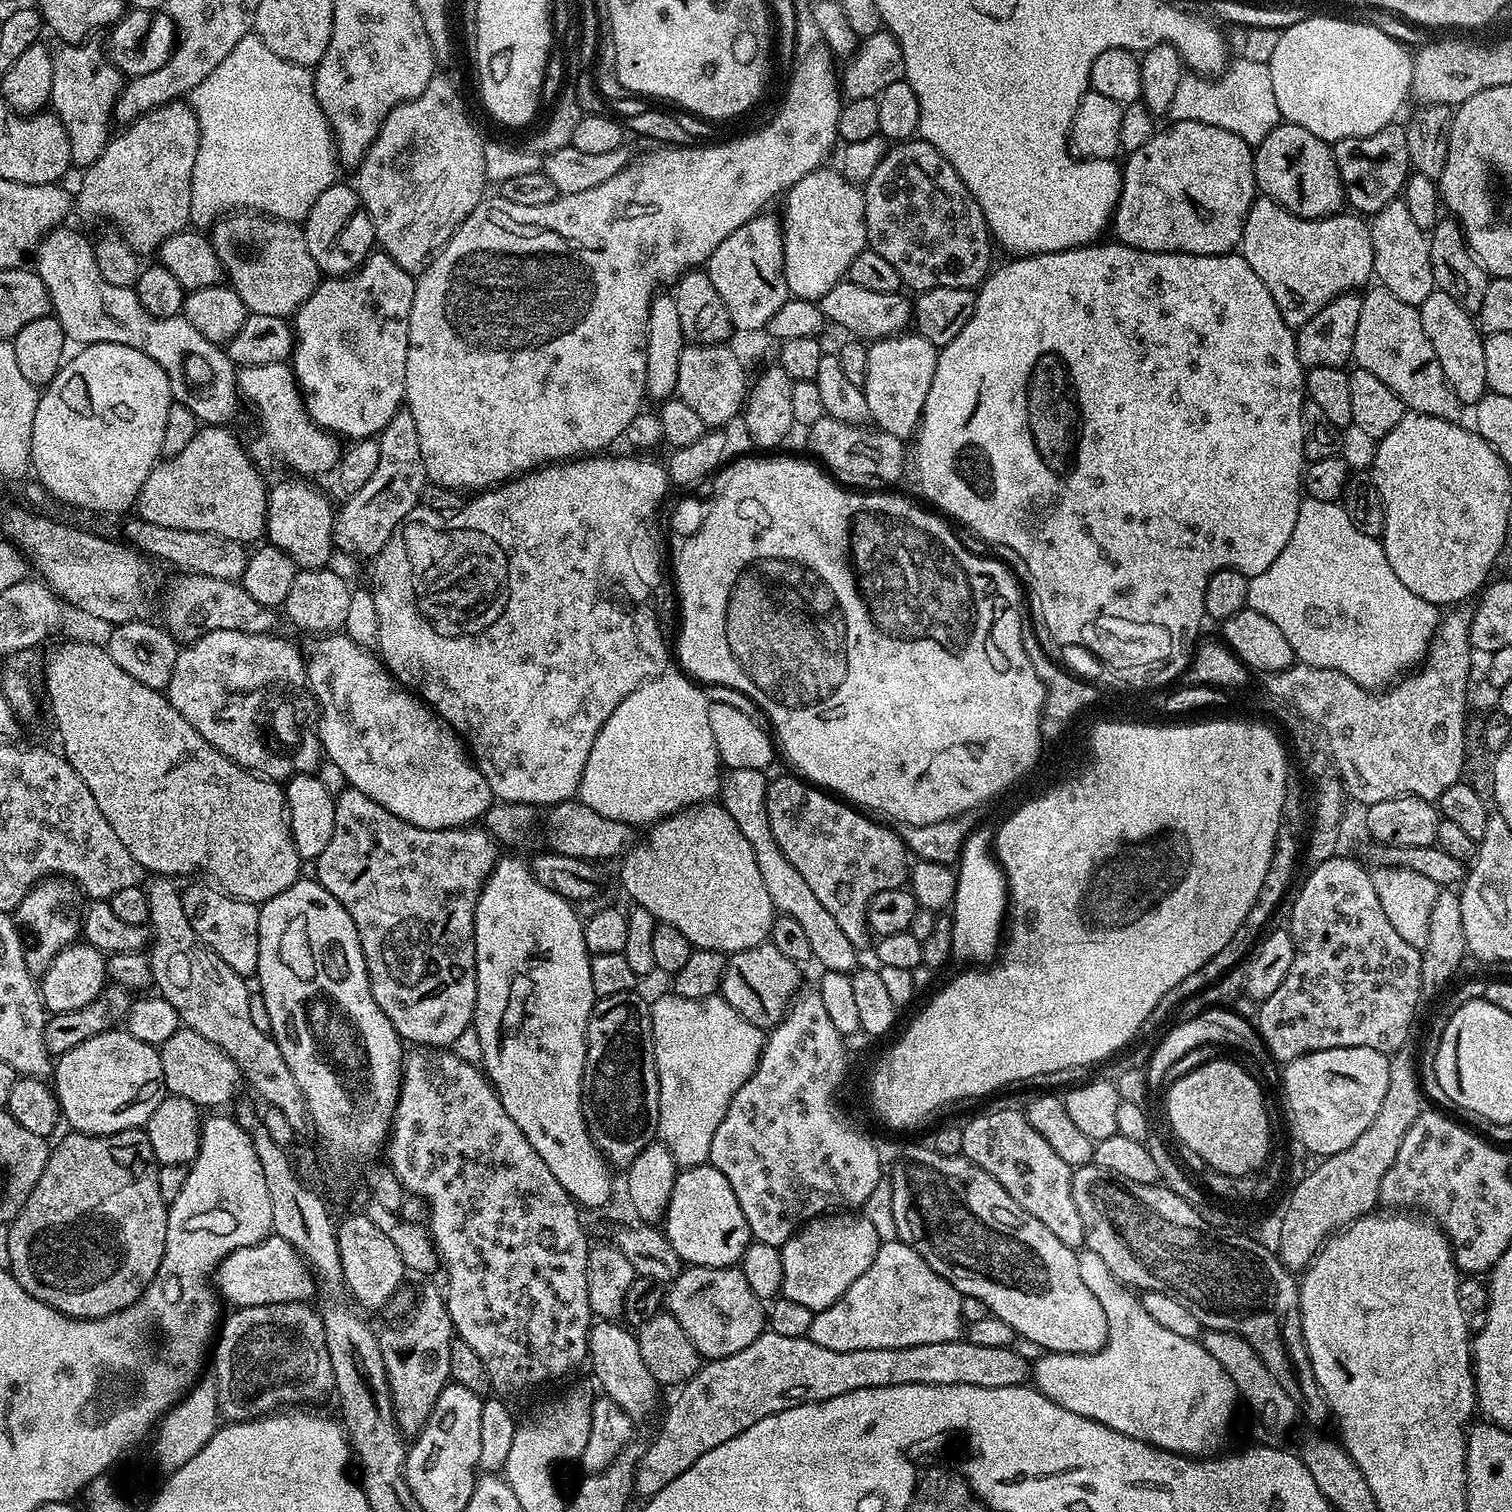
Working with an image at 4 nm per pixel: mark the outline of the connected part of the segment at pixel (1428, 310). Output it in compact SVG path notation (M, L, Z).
M1433 290L1426 302L1418 305L1422 318L1422 330L1438 354L1438 366L1446 378L1448 388L1460 399L1461 405L1474 406L1488 391L1486 382L1486 354L1484 353L1484 336L1482 335L1473 313L1468 312L1450 294Z

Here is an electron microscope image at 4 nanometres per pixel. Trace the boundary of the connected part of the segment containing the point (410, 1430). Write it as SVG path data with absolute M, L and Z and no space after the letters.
M426 1285L408 1321L397 1328L381 1331L379 1338L396 1421L402 1433L414 1436L424 1428L434 1402L438 1402L438 1394L442 1394L442 1390L450 1383L450 1346L454 1329L441 1289L439 1292L434 1285Z

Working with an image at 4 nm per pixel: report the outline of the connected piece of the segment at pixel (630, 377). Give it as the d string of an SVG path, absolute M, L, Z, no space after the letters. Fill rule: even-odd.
M817 46L812 48L800 60L800 65L796 68L796 73L792 76L792 81L788 84L788 93L784 96L784 101L780 104L780 109L776 112L776 117L769 124L761 126L757 132L748 132L745 136L740 136L737 140L728 140L725 144L712 144L709 148L699 148L693 146L691 148L677 148L675 146L660 146L655 150L657 152L648 152L645 156L640 156L631 161L628 167L621 170L618 174L614 174L614 178L606 178L606 182L602 182L602 186L594 186L590 190L582 190L582 194L570 194L569 196L557 195L555 200L551 200L546 206L518 206L518 202L506 202L499 198L485 198L480 201L477 208L472 211L467 218L458 226L455 234L444 243L443 248L436 253L428 262L427 268L416 276L416 289L414 290L414 306L410 306L410 334L408 335L408 349L406 350L406 382L404 383L404 395L406 397L406 410L410 414L414 414L414 426L418 426L418 446L422 450L422 458L424 459L424 475L429 481L438 486L446 486L447 488L455 488L457 490L465 490L464 488L476 488L472 490L488 490L493 486L499 486L513 478L519 477L521 474L527 474L533 470L539 469L541 466L552 466L557 462L568 462L573 458L584 458L589 454L600 454L608 448L617 439L623 437L626 426L630 426L630 422L637 416L646 403L646 354L644 350L647 346L647 322L650 314L652 297L658 292L656 284L664 284L675 282L689 270L699 269L701 266L707 265L710 254L714 254L714 250L718 250L718 246L722 242L726 242L726 238L734 230L738 230L738 226L742 226L746 222L750 222L756 216L761 215L765 211L764 208L776 195L787 193L788 189L794 186L794 182L798 182L802 178L806 178L806 174L810 174L814 169L821 167L825 163L824 160L832 152L832 147L838 144L836 131L838 130L838 114L842 107L842 88L838 83L838 68L835 68L834 57L827 48Z

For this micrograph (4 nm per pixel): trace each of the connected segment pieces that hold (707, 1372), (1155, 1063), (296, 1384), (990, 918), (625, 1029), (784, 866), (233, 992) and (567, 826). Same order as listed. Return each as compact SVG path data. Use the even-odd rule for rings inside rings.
M765 1330L758 1338L754 1338L754 1342L750 1342L750 1346L746 1346L746 1350L738 1350L738 1354L730 1354L726 1358L718 1358L717 1360L709 1360L701 1366L694 1374L694 1378L690 1378L687 1384L679 1389L680 1392L676 1396L676 1401L668 1408L668 1413L664 1416L664 1421L660 1424L660 1429L656 1432L656 1437L652 1441L647 1441L642 1458L636 1467L636 1481L634 1483L634 1492L637 1497L647 1498L658 1494L658 1490L662 1490L662 1486L670 1486L670 1482L674 1482L674 1478L678 1478L678 1474L682 1474L686 1470L690 1470L690 1466L694 1466L694 1462L698 1462L706 1450L714 1450L714 1446L722 1446L722 1442L730 1442L730 1438L734 1438L738 1434L742 1434L742 1430L750 1430L750 1426L754 1426L754 1422L762 1422L762 1418L766 1418L770 1414L778 1414L782 1410L790 1410L794 1406L802 1406L803 1404L813 1404L814 1402L826 1402L826 1398L838 1398L838 1394L850 1394L850 1390L866 1390L867 1388L877 1388L878 1386L906 1386L907 1384L929 1384L930 1386L982 1386L983 1388L1001 1388L1002 1386L1018 1386L1019 1384L1027 1385L1030 1380L1030 1360L1023 1356L1020 1352L1015 1352L1015 1347L999 1348L998 1346L974 1346L967 1338L951 1340L950 1342L930 1342L922 1346L906 1346L905 1348L879 1348L878 1350L846 1350L839 1352L838 1350L826 1350L826 1346L818 1346L812 1340L805 1337L786 1338L781 1334L776 1334L771 1330Z
M1224 1007L1207 1008L1204 1012L1198 1014L1197 1017L1182 1022L1182 1027L1177 1028L1176 1032L1173 1032L1168 1037L1168 1040L1161 1044L1160 1050L1156 1053L1156 1059L1147 1061L1146 1079L1149 1085L1160 1086L1160 1075L1163 1075L1164 1069L1168 1068L1172 1060L1176 1060L1176 1057L1181 1055L1186 1058L1191 1057L1193 1052L1198 1051L1199 1048L1206 1047L1207 1044L1221 1044L1224 1048L1233 1048L1234 1051L1241 1052L1244 1056L1249 1056L1256 1063L1257 1069L1255 1068L1255 1071L1265 1085L1272 1084L1275 1080L1277 1083L1277 1065L1274 1063L1272 1055L1268 1053L1268 1047L1260 1039L1255 1023L1251 1019L1234 1012L1231 1007Z
M295 1300L285 1304L236 1308L227 1316L228 1313L214 1340L216 1397L225 1421L257 1420L285 1406L308 1406L311 1400L320 1400L333 1391L334 1370L330 1366L330 1350L326 1350L324 1323L311 1303Z
M977 825L975 831L964 840L956 863L955 896L950 909L951 946L956 962L989 963L997 955L1000 946L1010 897L1004 869L995 860L992 851L994 841L995 829L992 826Z
M633 990L599 997L588 1019L588 1045L582 1078L582 1114L596 1149L616 1170L627 1169L628 1165L634 1162L634 1158L638 1158L638 1154L646 1150L646 1146L653 1144L660 1127L658 1122L660 1083L656 1073L652 1041L652 1014L646 1000L644 1004L643 998L638 993L639 991Z
M759 768L727 769L720 782L719 801L730 814L730 818L734 818L734 822L738 822L738 830L742 830L746 842L750 842L750 850L754 850L754 858L758 858L758 871L762 874L762 882L766 882L766 891L770 893L773 909L779 915L797 919L799 924L803 926L810 942L812 960L815 963L820 963L819 967L829 972L851 973L858 964L858 961L856 961L857 948L850 942L850 938L846 938L846 933L839 928L835 918L827 912L826 906L822 906L822 902L818 902L818 898L810 890L810 885L806 883L806 878L802 878L802 874L798 874L794 862L790 862L786 858L786 854L782 854L778 842L774 842L774 830L770 830L770 818L766 814L766 790L770 780L769 777L766 778L764 775L765 773Z
M153 875L146 884L149 900L147 923L150 925L151 935L154 937L147 958L152 967L152 983L155 991L163 996L166 1002L170 1002L170 1006L174 1006L174 1010L180 1015L183 1027L202 1034L202 1038L214 1042L214 1046L226 1050L226 1054L230 1054L230 1058L234 1058L247 1087L249 1084L265 1100L263 1103L267 1107L282 1110L282 1115L290 1121L290 1126L294 1126L296 1133L311 1133L313 1131L312 1115L308 1109L306 1098L298 1086L298 1078L294 1078L294 1074L290 1074L290 1066L286 1066L286 1058L282 1058L282 1050L278 1050L276 1041L269 1033L258 1030L258 1026L254 1026L253 1020L250 1019L249 981L243 976L234 974L234 970L230 970L230 966L226 966L226 962L222 962L222 958L218 958L218 954L214 954L214 950L210 950L210 946L206 946L206 942L202 942L202 938L198 938L191 922L186 918L184 907L180 901L182 892L179 887L176 889L176 883L177 881L171 876Z
M579 799L563 800L560 804L551 805L545 812L548 812L544 816L544 840L548 843L545 845L558 854L593 862L612 859L615 861L623 857L634 843L633 825L602 818L600 814L594 814L594 810L581 804Z

